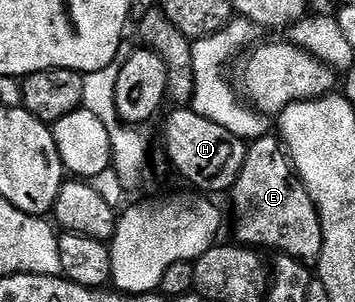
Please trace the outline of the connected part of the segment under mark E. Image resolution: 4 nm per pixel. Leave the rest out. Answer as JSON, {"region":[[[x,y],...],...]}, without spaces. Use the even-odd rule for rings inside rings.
{"region":[[[266,135],[257,138],[249,145],[247,159],[243,163],[243,171],[239,171],[239,179],[233,185],[233,213],[237,216],[236,240],[246,247],[262,247],[281,249],[286,257],[296,257],[298,261],[316,263],[323,251],[323,227],[321,216],[317,214],[317,205],[311,199],[305,185],[297,176],[292,160],[276,136]]]}

